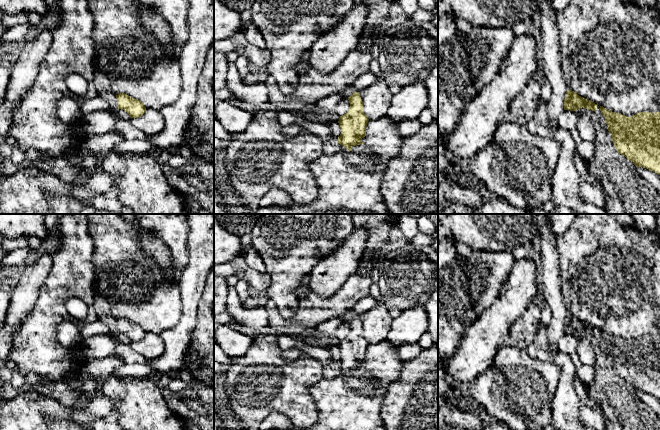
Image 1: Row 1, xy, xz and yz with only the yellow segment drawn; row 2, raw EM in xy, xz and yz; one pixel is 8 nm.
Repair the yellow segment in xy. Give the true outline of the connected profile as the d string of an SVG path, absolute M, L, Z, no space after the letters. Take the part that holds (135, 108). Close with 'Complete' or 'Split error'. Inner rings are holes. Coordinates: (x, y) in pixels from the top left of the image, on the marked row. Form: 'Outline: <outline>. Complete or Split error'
Outline: M125 93L116 95L116 98L117 109L124 110L131 118L141 117L146 111L146 107L140 100L132 98Z. Complete

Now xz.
Outline: M354 92L348 97L348 100L350 103L349 110L340 116L338 121L341 134L337 142L351 151L353 146L363 144L362 138L366 136L366 126L369 119L364 113L360 92Z. Complete

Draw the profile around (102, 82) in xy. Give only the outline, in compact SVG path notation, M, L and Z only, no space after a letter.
M96 65L93 77L93 84L96 88L97 95L106 102L108 102L109 105L114 110L116 110L117 98L116 94L111 89L112 80L106 73L103 73Z

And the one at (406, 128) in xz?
M403 120L397 121L395 124L398 128L399 135L403 138L417 133L422 127L419 120Z

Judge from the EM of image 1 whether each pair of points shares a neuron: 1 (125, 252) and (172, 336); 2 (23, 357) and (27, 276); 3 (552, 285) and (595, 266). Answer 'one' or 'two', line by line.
1: two
2: two
3: two

